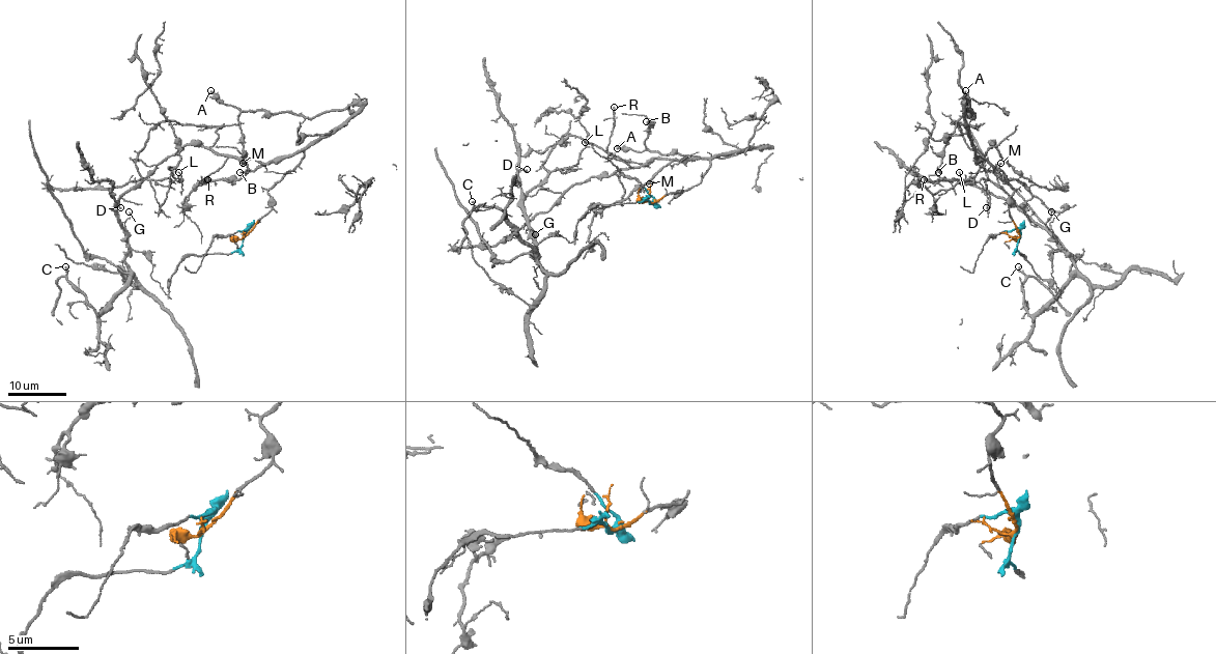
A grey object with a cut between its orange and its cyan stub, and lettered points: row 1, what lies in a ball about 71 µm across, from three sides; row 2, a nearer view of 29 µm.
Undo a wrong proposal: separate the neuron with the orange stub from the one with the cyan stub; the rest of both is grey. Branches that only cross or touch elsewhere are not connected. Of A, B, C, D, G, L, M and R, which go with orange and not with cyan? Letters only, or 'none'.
A, B, M, R

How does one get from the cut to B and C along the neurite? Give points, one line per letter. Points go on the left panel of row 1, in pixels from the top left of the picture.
B: (244, 235), (271, 209), (269, 191), (359, 107), (312, 117), (244, 110), (248, 168), (241, 171)
C: (244, 235), (230, 253), (188, 255), (167, 294), (152, 263), (132, 250), (130, 281), (97, 314), (65, 266)

